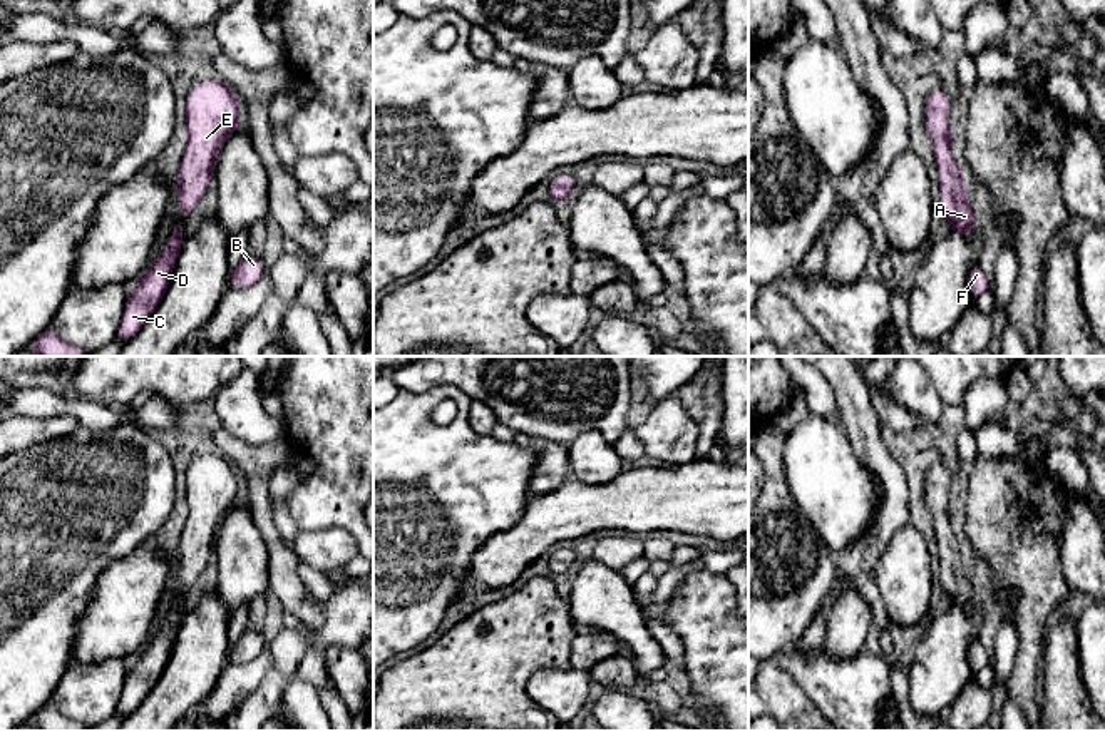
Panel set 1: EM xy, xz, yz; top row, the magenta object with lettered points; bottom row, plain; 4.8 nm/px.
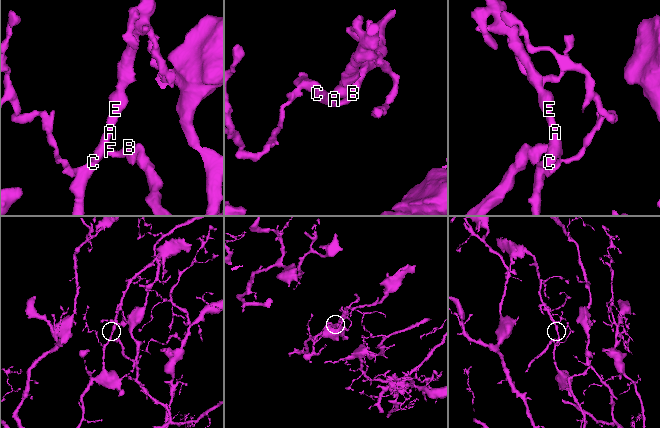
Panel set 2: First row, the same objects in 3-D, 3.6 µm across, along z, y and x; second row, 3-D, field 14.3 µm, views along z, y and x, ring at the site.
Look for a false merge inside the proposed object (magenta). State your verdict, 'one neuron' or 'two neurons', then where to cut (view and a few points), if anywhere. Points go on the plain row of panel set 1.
one neuron; cut none

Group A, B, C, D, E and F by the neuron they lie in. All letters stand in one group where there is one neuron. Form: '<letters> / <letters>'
A B C D E F

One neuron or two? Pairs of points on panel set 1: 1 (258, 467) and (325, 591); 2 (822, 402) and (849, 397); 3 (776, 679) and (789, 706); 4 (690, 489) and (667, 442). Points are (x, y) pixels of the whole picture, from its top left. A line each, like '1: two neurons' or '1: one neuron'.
1: two neurons
2: two neurons
3: one neuron
4: two neurons

